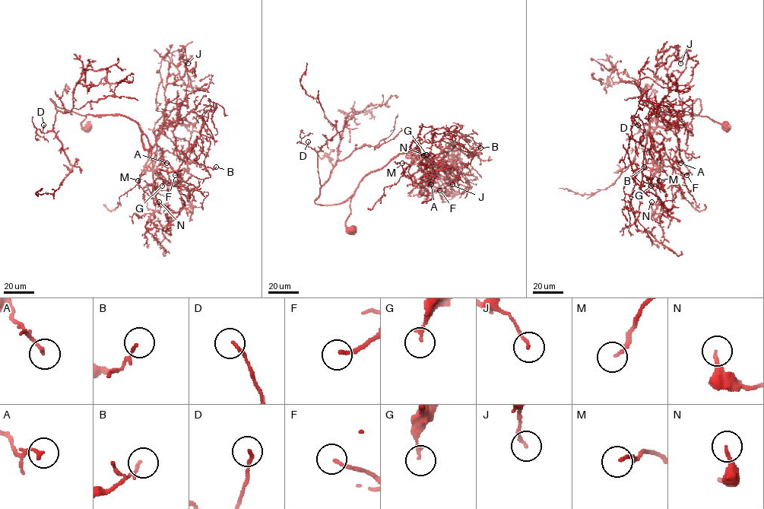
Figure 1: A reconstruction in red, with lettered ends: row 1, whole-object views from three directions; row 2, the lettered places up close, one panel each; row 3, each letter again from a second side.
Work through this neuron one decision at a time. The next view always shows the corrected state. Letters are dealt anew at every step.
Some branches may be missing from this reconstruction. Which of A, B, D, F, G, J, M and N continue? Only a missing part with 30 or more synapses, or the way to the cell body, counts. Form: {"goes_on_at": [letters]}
{"goes_on_at": ["F", "M"]}

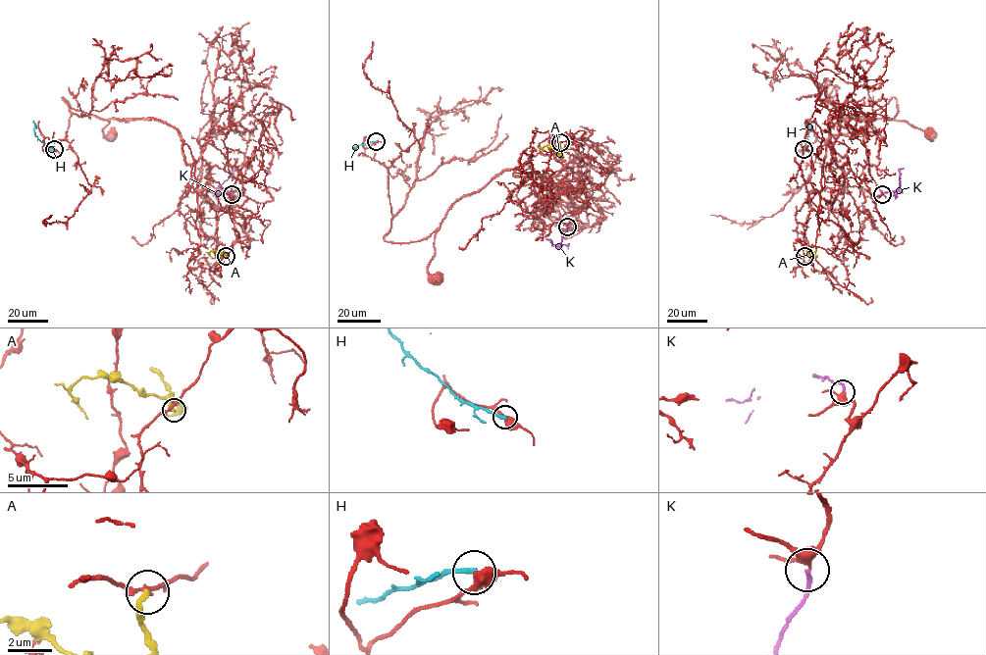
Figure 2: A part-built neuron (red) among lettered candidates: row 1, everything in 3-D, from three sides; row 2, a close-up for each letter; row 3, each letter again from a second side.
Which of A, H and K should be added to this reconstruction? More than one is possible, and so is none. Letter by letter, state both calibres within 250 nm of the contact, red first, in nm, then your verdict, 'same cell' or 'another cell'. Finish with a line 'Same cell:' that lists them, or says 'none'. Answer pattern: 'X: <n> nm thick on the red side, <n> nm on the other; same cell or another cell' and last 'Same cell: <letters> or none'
A: 190 nm thick on the red side, 220 nm on the other; another cell
H: 420 nm thick on the red side, 260 nm on the other; another cell
K: 320 nm thick on the red side, 180 nm on the other; same cell
Same cell: K

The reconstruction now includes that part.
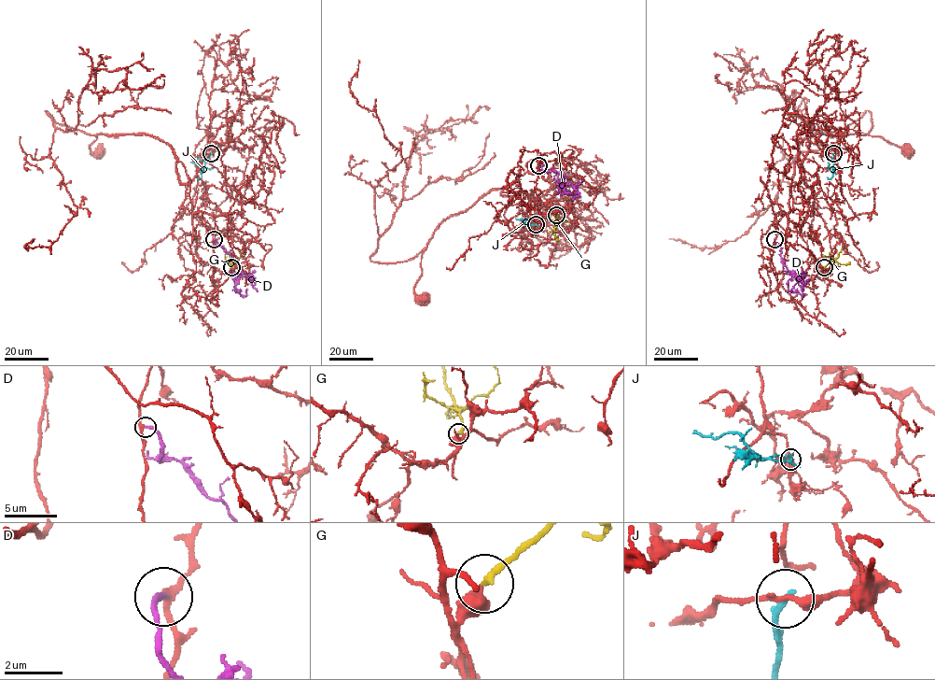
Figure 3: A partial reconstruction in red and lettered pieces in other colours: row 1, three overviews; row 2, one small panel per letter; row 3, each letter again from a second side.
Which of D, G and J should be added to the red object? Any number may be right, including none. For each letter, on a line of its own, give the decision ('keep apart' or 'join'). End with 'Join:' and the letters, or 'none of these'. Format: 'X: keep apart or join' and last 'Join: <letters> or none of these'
D: keep apart
G: join
J: keep apart
Join: G

